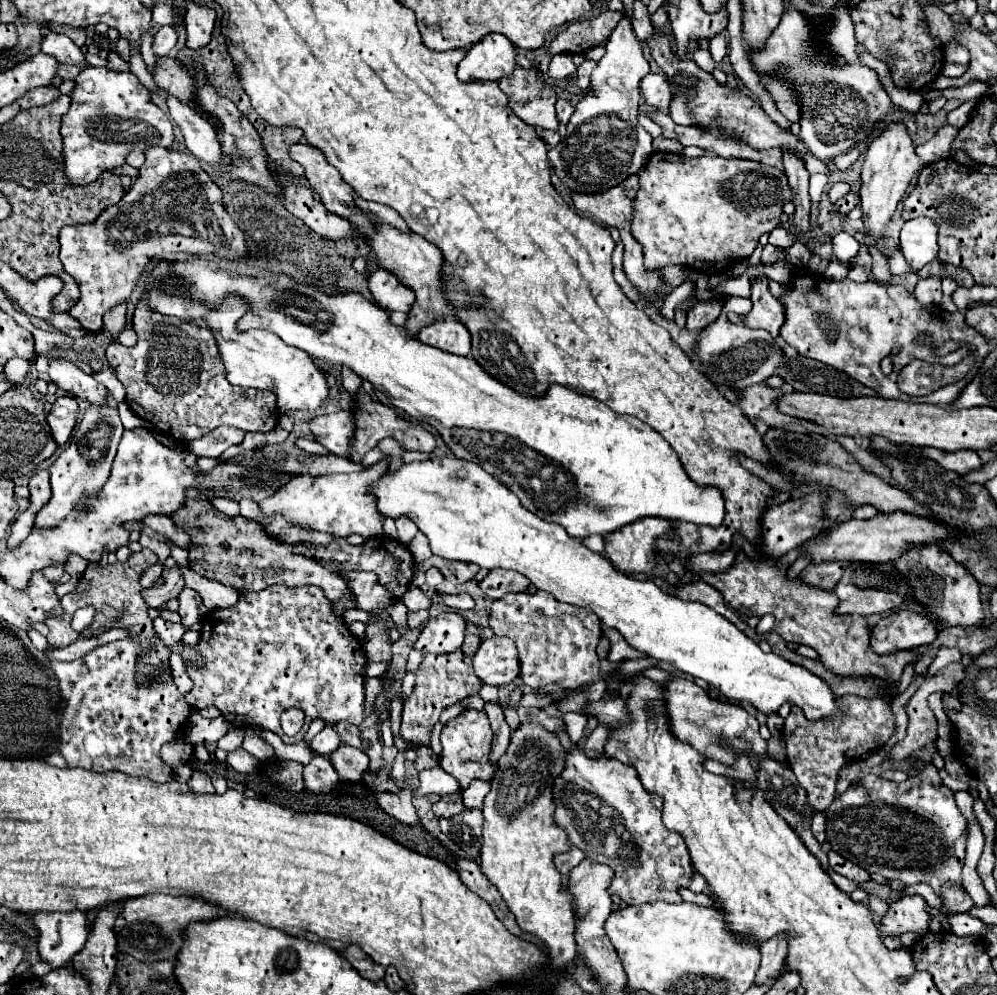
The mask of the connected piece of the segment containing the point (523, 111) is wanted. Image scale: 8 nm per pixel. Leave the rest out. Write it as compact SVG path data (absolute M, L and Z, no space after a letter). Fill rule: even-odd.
M517 67L513 75L499 79L499 87L509 97L509 107L525 123L559 131L561 123L555 115L555 91L539 69Z

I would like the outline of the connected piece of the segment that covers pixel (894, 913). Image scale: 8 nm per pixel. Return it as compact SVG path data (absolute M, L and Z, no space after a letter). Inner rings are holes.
M905 895L891 903L887 915L881 919L881 937L885 935L901 935L929 933L931 915L927 913L927 901L921 895Z

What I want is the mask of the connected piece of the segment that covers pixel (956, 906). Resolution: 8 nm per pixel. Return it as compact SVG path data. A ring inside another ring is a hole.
M953 885L943 887L941 899L943 899L945 907L949 911L953 911L953 913L965 913L965 911L969 911L973 907L971 897L967 893L963 893L963 891L957 891L957 887L953 887Z

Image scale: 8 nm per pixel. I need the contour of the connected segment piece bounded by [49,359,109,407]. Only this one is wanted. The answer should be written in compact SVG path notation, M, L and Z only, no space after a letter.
M49 359L49 377L51 381L65 389L67 393L75 393L83 403L107 407L107 387L97 383L91 375L77 369L73 363L63 359Z

